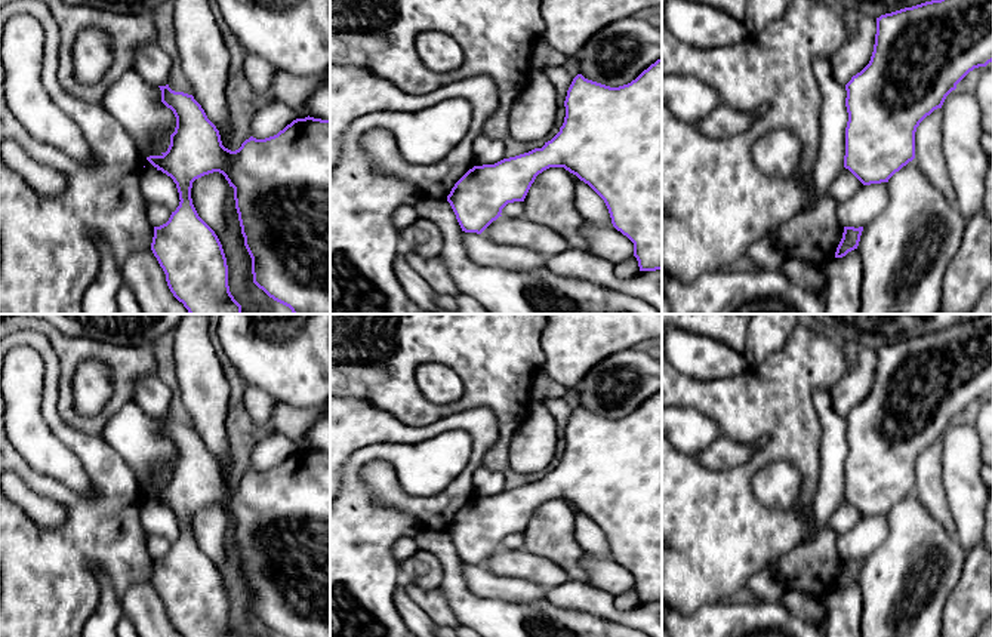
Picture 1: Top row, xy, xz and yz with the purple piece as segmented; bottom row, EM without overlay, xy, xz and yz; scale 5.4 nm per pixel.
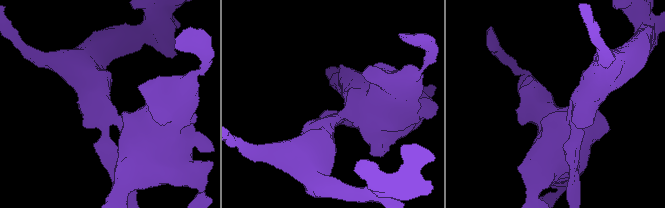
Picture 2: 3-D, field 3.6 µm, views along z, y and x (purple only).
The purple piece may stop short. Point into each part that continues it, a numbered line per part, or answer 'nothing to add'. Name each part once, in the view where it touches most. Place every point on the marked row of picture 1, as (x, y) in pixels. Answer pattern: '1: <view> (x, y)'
nothing to add

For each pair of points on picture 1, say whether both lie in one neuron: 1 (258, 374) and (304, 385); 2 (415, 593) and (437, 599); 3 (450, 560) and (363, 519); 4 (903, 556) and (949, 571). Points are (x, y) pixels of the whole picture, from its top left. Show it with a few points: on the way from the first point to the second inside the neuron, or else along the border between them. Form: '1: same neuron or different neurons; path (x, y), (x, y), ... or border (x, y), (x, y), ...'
1: same neuron; path (270, 374), (292, 374)
2: same neuron; path (421, 597), (431, 599)
3: different neurons; border (421, 528), (415, 537)
4: same neuron; path (915, 565), (937, 565)

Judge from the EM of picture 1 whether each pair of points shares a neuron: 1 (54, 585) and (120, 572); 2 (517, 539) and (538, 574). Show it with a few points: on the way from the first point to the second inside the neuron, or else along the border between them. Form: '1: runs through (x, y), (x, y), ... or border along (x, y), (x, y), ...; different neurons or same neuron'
1: runs through (70, 569), (76, 563), (104, 563); same neuron
2: border along (502, 547), (523, 548); different neurons

